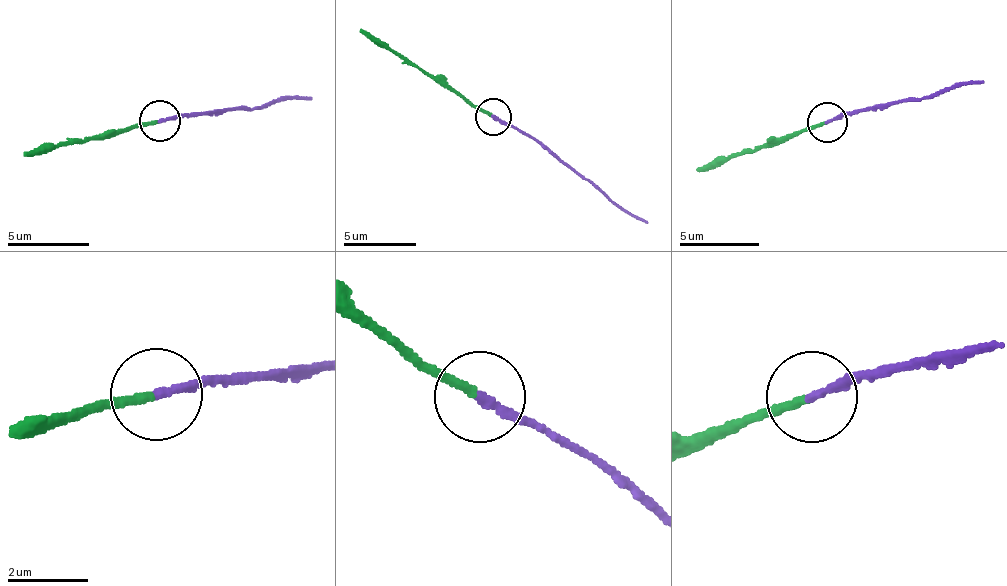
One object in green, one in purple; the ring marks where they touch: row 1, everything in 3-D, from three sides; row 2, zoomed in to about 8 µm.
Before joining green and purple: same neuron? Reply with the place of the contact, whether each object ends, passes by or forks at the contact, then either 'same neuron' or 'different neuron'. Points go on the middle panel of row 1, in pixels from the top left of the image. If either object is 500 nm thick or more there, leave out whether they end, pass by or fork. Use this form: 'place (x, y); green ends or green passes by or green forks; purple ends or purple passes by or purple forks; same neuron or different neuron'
place (493, 116); green ends; purple ends; same neuron

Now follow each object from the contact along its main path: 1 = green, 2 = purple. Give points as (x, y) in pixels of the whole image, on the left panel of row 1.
1: (159, 122), (40, 144), (26, 154)
2: (159, 122), (310, 98)

